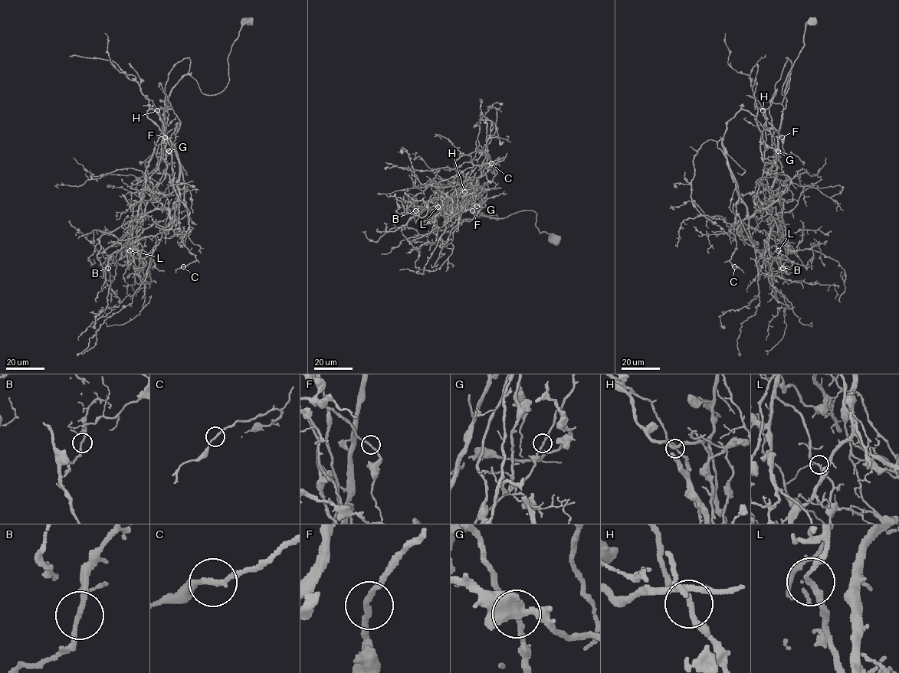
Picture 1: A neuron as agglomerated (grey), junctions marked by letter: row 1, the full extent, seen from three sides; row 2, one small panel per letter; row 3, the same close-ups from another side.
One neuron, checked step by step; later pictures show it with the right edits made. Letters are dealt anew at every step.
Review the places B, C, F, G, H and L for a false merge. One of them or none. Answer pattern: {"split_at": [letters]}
{"split_at": ["L"]}

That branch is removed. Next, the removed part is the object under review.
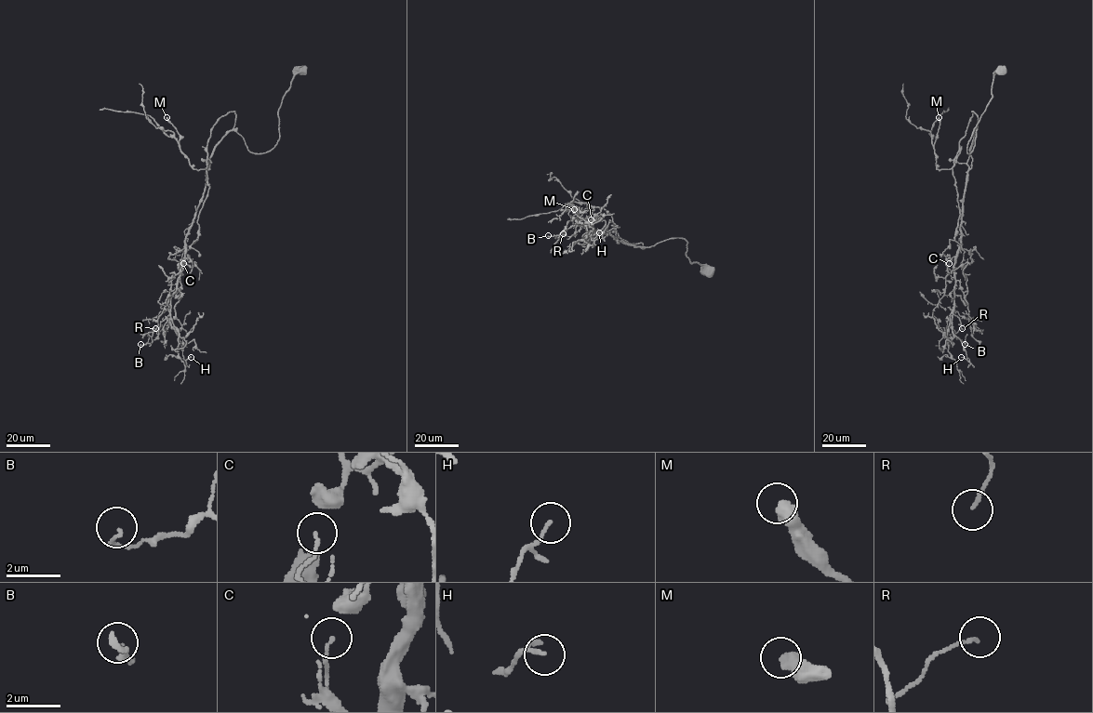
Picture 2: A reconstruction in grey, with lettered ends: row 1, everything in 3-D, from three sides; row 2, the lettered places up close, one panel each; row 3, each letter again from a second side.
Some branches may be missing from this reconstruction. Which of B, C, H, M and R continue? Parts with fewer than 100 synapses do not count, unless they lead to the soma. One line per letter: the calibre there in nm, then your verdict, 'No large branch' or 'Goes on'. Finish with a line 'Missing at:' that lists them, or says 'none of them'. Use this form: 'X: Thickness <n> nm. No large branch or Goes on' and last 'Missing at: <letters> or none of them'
B: Thickness 100 nm. No large branch
C: Thickness 120 nm. No large branch
H: Thickness 110 nm. No large branch
M: Thickness 480 nm. No large branch
R: Thickness 110 nm. No large branch
Missing at: none of them

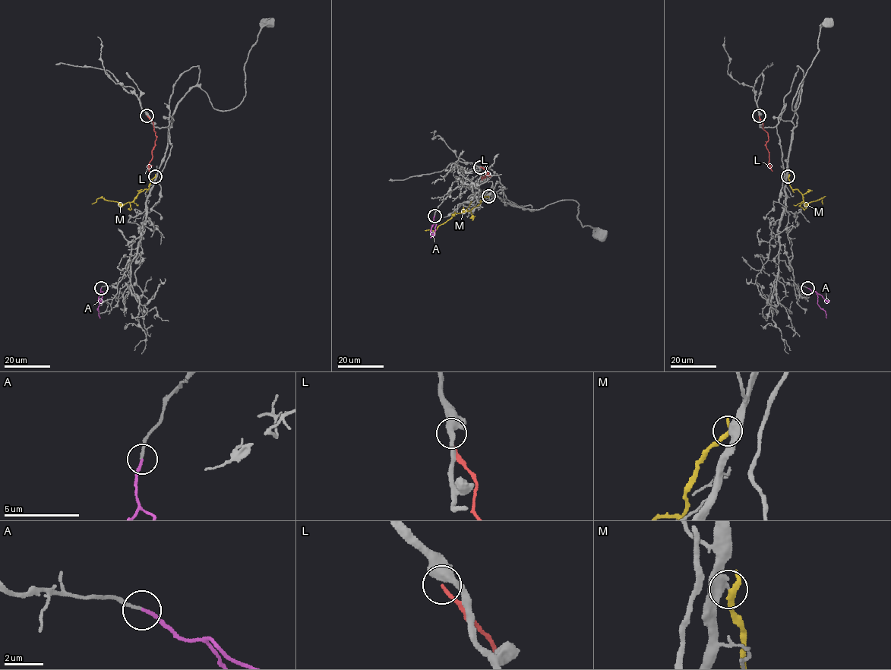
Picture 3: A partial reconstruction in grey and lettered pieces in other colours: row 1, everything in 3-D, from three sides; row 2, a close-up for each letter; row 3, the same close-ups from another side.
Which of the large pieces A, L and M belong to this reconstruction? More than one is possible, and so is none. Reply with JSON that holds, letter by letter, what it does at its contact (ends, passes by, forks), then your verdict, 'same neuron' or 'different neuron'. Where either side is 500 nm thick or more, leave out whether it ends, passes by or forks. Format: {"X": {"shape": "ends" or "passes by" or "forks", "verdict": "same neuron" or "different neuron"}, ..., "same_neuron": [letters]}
{"A": {"shape": "ends", "verdict": "same neuron"}, "L": {"verdict": "different neuron"}, "M": {"verdict": "different neuron"}, "same_neuron": ["A"]}

